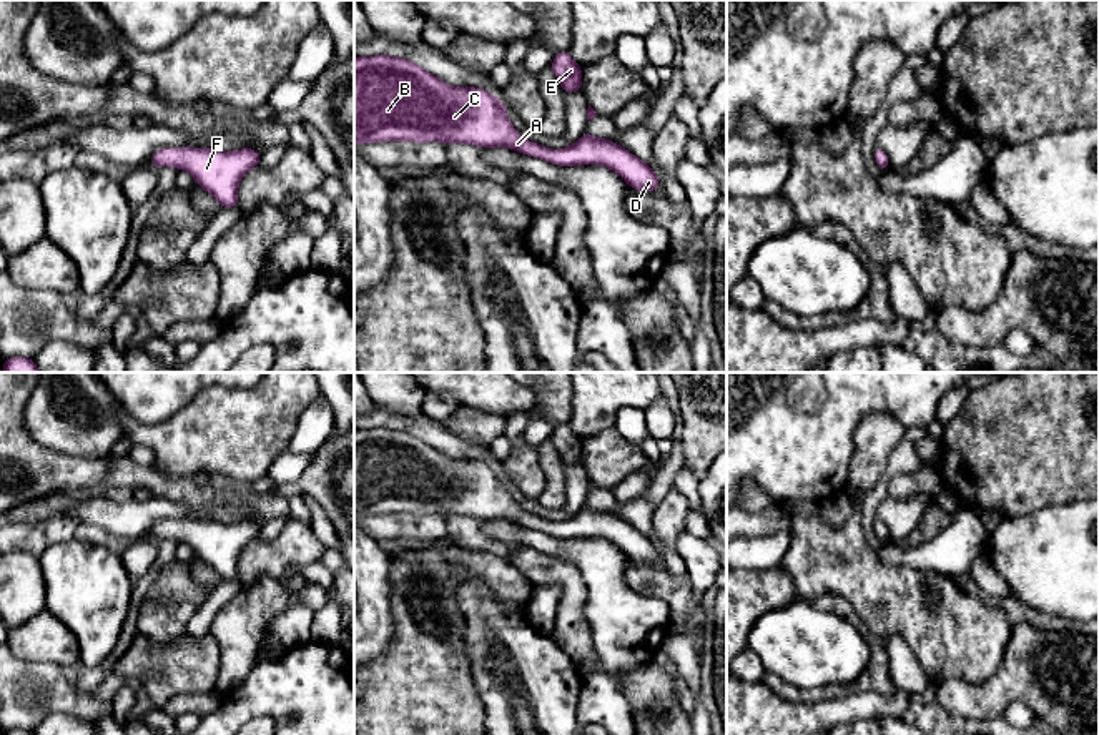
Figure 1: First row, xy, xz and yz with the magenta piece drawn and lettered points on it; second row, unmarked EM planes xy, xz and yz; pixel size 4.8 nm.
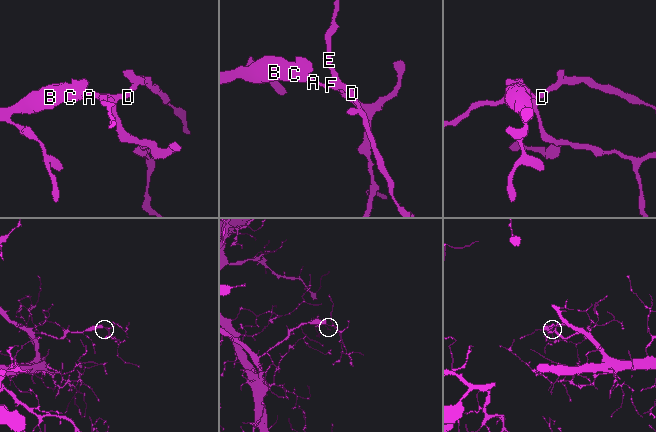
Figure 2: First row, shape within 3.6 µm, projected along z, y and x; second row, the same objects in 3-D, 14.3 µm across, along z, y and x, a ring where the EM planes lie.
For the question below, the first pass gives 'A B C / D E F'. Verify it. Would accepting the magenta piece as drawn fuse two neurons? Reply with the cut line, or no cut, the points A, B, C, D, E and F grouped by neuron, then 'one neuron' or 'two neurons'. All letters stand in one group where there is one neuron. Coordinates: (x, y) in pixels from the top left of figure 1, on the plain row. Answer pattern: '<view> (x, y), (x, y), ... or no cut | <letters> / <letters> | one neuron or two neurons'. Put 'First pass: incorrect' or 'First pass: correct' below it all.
no cut | A B C D E F | one neuron
First pass: incorrect

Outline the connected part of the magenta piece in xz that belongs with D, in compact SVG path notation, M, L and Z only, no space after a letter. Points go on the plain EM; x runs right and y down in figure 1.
M354 431L354 519L376 514L442 514L507 519L554 537L604 537L638 564L657 564L653 540L620 517L584 506L564 522L522 511L500 471L482 461L457 461L407 431Z

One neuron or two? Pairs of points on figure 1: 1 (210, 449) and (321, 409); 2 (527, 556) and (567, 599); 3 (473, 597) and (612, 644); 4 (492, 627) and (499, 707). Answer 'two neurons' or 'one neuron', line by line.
1: two neurons
2: one neuron
3: two neurons
4: one neuron

